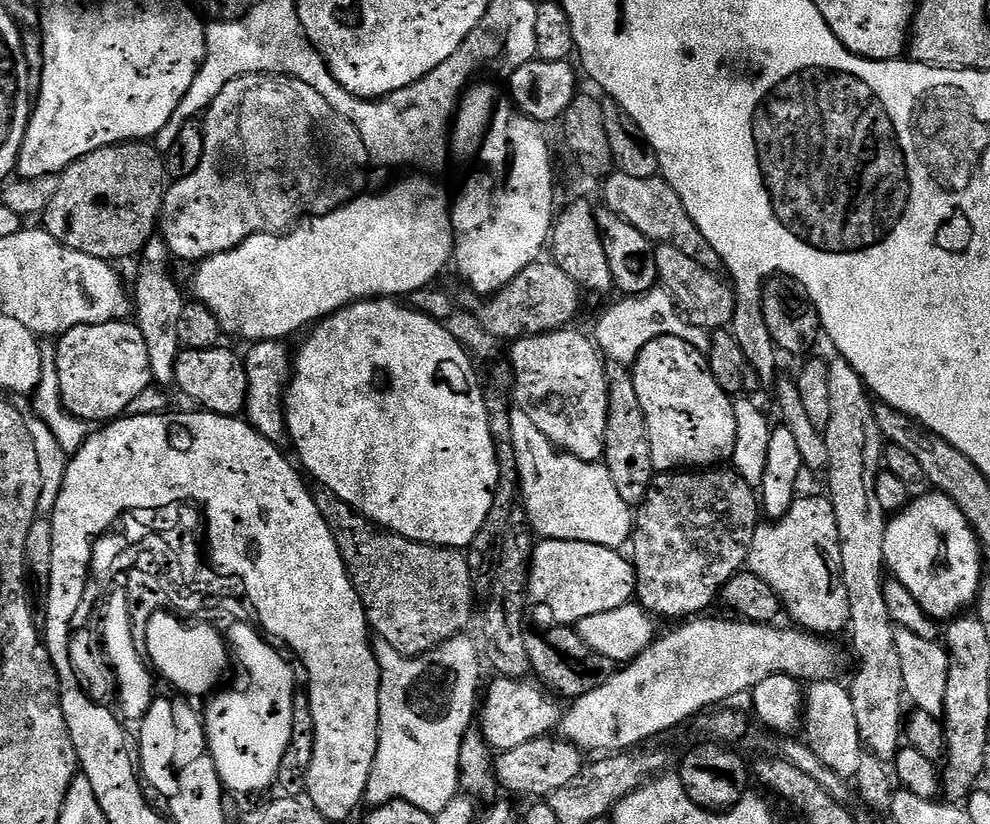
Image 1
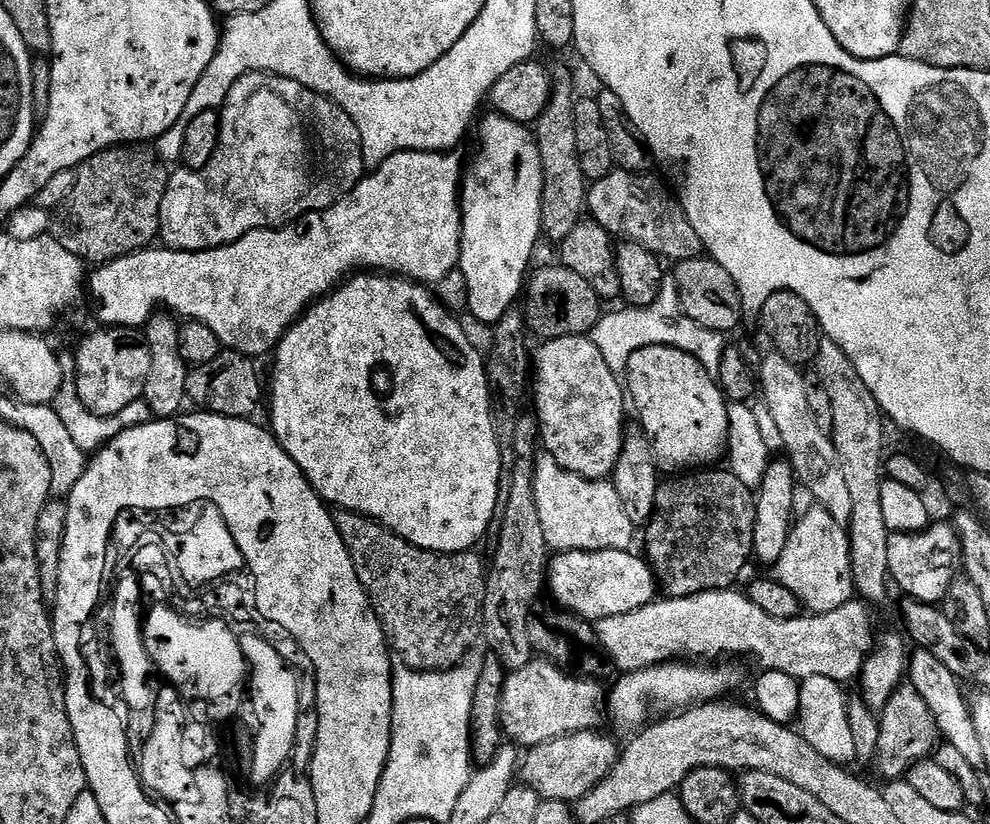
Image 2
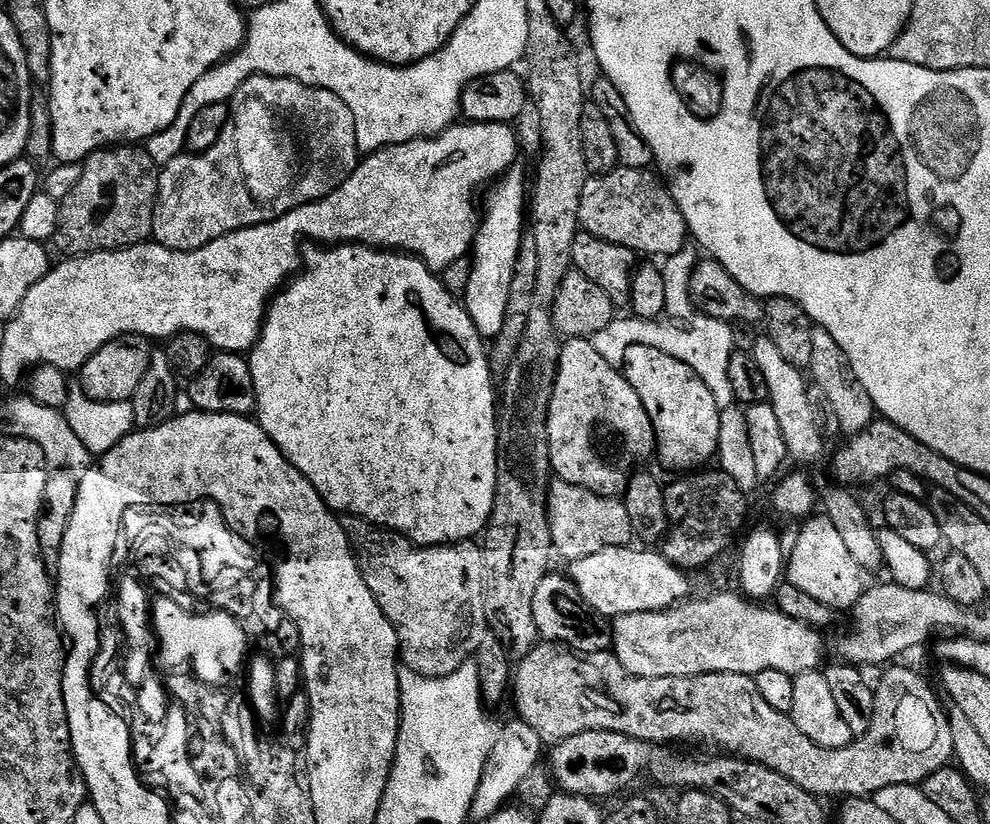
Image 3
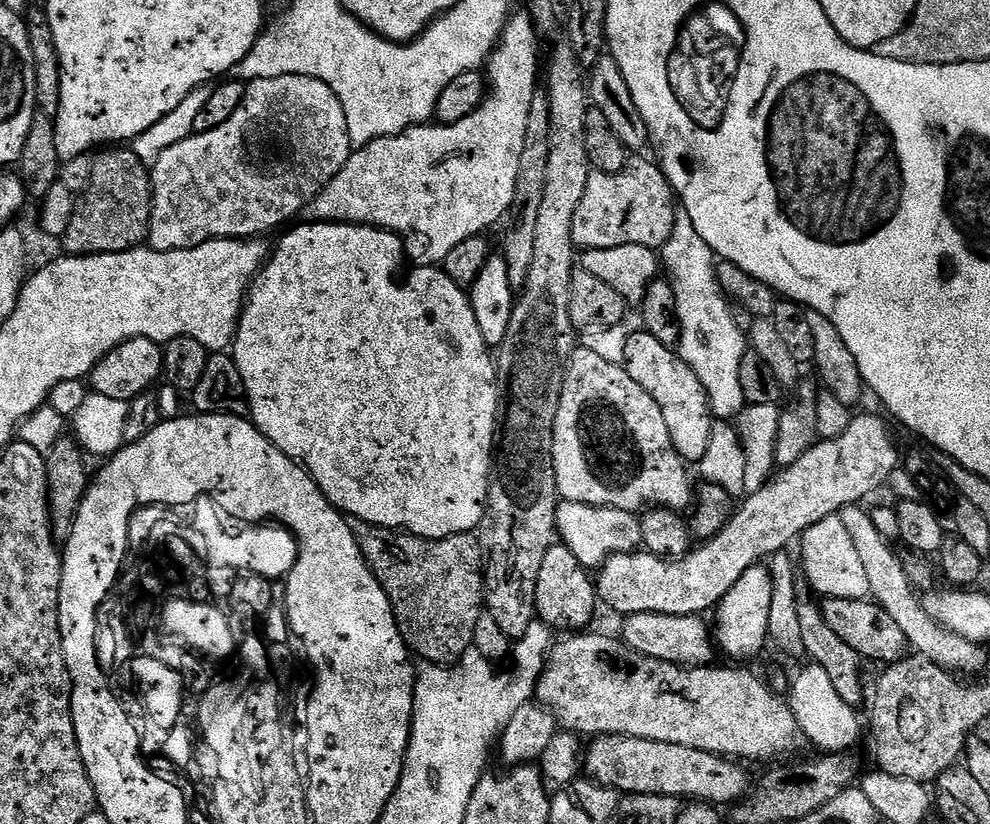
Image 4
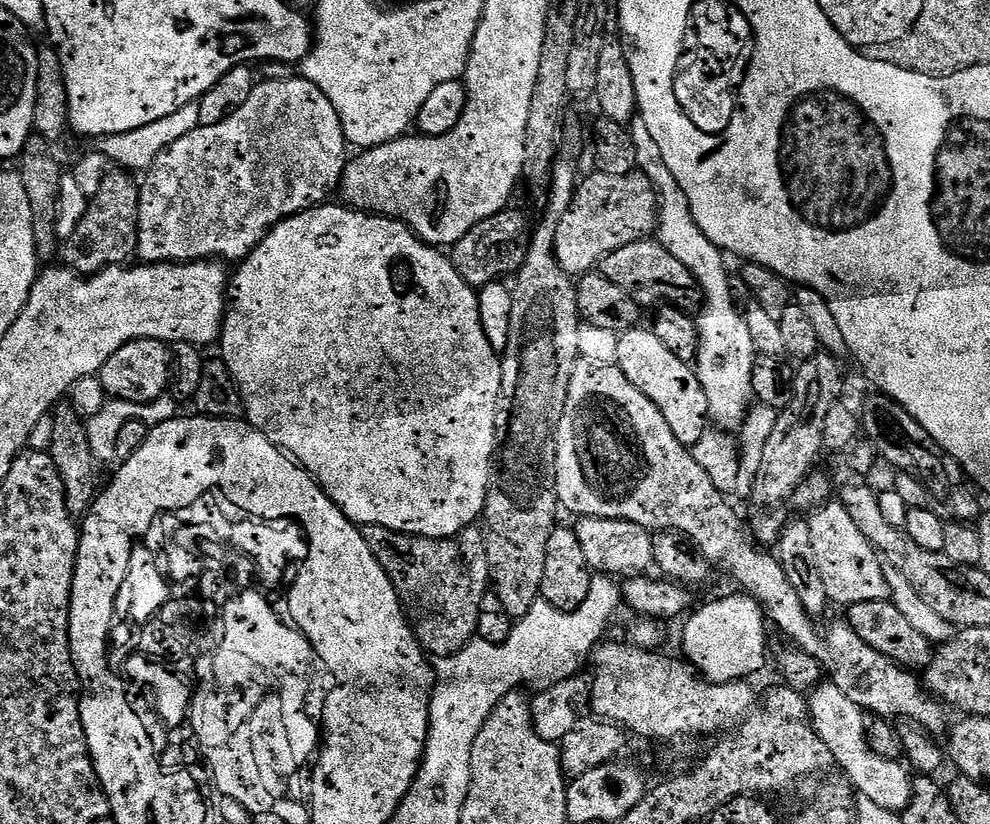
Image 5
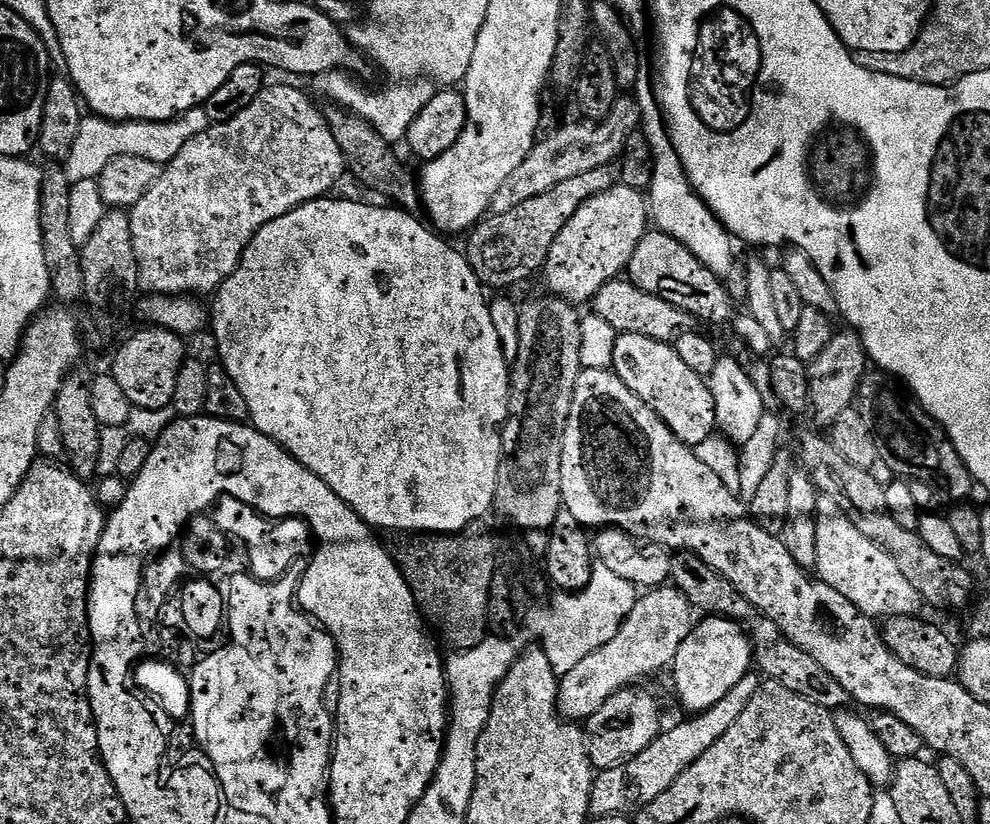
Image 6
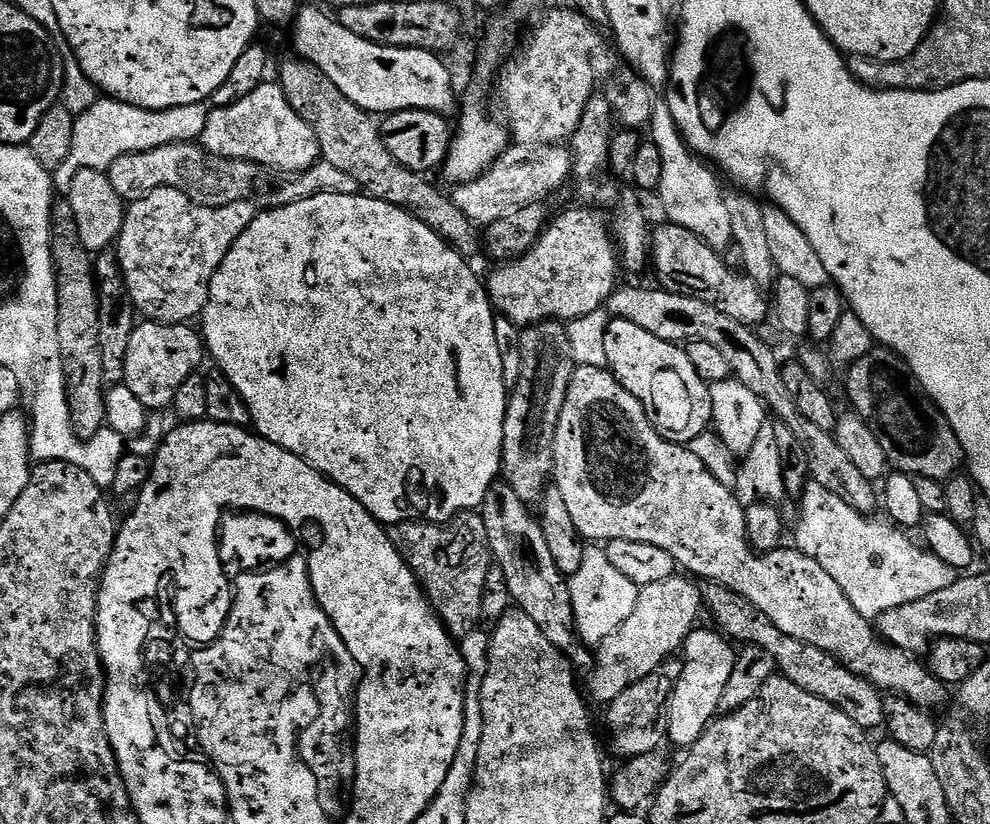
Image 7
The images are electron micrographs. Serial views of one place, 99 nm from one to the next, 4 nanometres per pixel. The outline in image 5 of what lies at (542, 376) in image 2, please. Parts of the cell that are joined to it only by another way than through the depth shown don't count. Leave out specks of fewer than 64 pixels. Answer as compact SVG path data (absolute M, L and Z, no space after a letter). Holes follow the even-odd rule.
M582 358L574 366L574 374L570 378L570 390L566 398L566 410L562 414L562 422L558 422L558 430L556 431L556 499L559 507L564 508L568 512L573 512L576 518L585 516L593 516L594 518L606 518L607 520L625 520L626 522L634 522L638 526L651 530L653 533L658 532L679 532L682 536L687 536L693 544L696 545L698 551L711 560L713 565L725 568L738 583L741 584L743 591L749 596L753 596L760 607L764 610L764 615L770 621L771 627L776 628L784 636L789 636L791 643L795 647L801 648L806 654L810 654L818 663L821 669L826 673L827 679L834 686L838 686L838 690L842 690L842 694L846 694L846 698L850 698L850 702L854 702L858 707L863 708L865 713L873 716L882 716L885 718L895 718L900 720L913 720L917 729L923 730L928 734L937 734L948 724L949 709L937 697L929 694L923 683L919 679L916 680L911 671L905 670L899 664L894 664L882 654L878 654L878 650L874 650L872 646L866 646L866 642L862 642L862 638L858 638L858 634L854 634L854 630L847 622L840 624L832 624L825 630L824 636L820 633L817 621L806 610L806 606L802 606L802 600L798 598L798 594L794 594L794 586L790 586L790 582L786 578L786 570L776 559L771 551L765 550L758 546L754 539L753 533L744 525L744 520L728 505L729 497L725 493L718 490L718 486L714 486L714 482L710 482L710 475L695 461L693 453L682 442L678 442L678 438L674 438L674 430L670 430L670 422L666 422L666 418L662 418L662 410L658 410L658 406L654 406L654 402L650 402L650 398L646 398L646 394L642 394L642 390L638 390L638 386L634 386L634 382L630 382L630 378L626 378L626 374L622 374L622 370L615 364L596 364L593 360Z

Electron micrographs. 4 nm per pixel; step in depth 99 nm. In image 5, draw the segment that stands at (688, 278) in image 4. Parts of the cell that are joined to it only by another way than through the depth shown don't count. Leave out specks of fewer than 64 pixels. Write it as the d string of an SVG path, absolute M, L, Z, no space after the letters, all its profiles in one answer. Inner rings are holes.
M637 119L630 131L638 150L637 169L643 172L658 193L658 239L660 244L678 258L694 274L704 289L704 303L695 317L700 335L700 350L696 355L694 371L706 390L708 418L721 432L739 433L746 422L748 409L753 407L752 371L758 359L750 326L744 321L745 313L736 309L732 301L732 284L728 281L725 253L702 232L690 208L690 202L678 184L671 168L662 156L658 142L644 120Z

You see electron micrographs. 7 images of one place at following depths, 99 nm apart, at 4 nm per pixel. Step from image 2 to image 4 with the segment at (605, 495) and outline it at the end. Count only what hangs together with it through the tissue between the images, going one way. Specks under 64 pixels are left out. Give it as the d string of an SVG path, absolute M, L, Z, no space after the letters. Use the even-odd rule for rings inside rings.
M561 503L556 510L556 530L559 539L589 570L603 566L612 556L635 552L642 545L639 519L626 510L613 508L587 508L584 504Z

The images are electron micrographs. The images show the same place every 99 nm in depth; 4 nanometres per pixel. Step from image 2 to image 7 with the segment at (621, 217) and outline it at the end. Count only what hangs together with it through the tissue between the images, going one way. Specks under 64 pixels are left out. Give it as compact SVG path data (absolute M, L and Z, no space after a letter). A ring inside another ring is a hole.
M579 206L580 208L572 208L569 212L564 212L556 221L554 219L544 229L537 243L533 246L529 252L518 259L509 263L501 263L496 268L497 272L492 277L487 277L486 287L488 290L488 299L492 302L492 307L497 313L502 314L510 322L514 322L517 328L523 330L532 327L533 324L541 324L544 320L559 320L561 322L571 322L582 318L586 314L594 314L601 311L607 305L608 300L611 298L612 293L616 291L618 287L618 281L616 281L616 264L618 268L618 245L614 239L613 233L610 231L610 224L603 220L599 216L599 211L593 210L588 206Z

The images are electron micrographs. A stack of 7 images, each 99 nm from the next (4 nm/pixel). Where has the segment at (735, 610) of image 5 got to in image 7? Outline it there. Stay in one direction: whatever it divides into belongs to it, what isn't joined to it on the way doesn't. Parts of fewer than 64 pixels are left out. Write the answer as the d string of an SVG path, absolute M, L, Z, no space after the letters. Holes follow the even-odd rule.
M697 627L684 639L684 665L680 668L680 677L675 677L672 694L668 698L667 739L673 740L681 750L687 750L696 744L708 725L717 719L722 690L726 690L726 682L730 682L730 674L734 674L737 649L731 648L733 645L729 637L709 628Z

